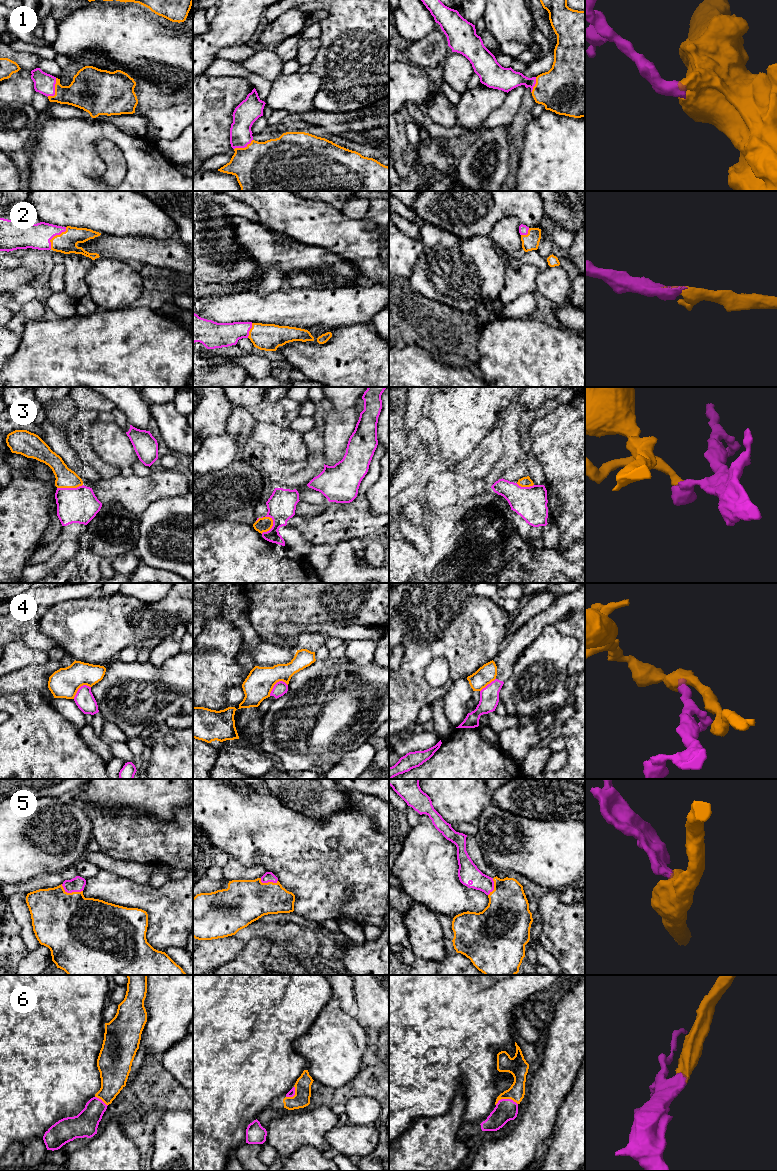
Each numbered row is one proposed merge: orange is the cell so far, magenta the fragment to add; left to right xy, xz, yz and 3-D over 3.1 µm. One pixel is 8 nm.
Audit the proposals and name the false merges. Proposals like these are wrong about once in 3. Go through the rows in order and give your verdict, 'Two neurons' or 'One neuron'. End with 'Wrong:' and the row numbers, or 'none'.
1: One neuron
2: One neuron
3: Two neurons
4: Two neurons
5: One neuron
6: One neuron
Wrong: 3, 4

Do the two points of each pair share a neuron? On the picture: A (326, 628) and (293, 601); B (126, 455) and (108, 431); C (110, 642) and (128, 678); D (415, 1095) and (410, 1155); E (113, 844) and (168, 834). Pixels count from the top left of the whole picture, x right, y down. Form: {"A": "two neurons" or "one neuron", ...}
{"A": "two neurons", "B": "one neuron", "C": "two neurons", "D": "two neurons", "E": "one neuron"}

